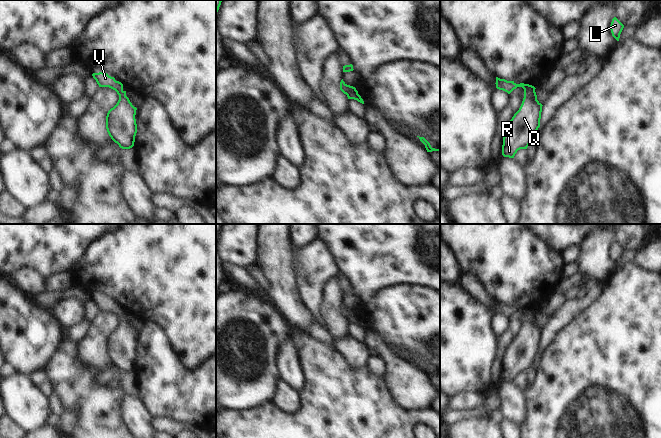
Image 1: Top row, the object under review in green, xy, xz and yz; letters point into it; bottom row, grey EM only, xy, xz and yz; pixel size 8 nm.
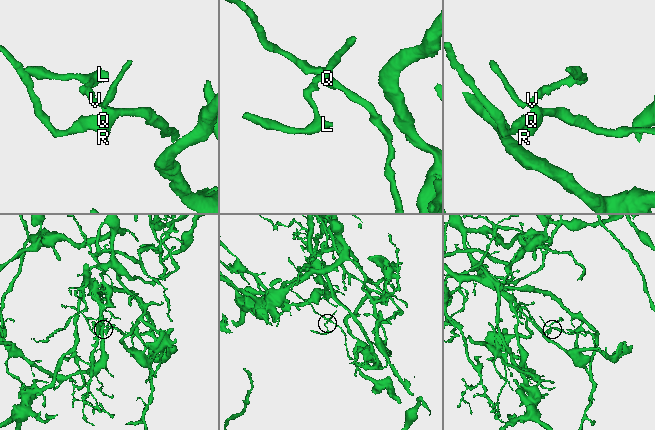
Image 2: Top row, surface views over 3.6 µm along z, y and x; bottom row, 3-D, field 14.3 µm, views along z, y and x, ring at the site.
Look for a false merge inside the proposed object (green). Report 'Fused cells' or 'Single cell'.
Single cell.

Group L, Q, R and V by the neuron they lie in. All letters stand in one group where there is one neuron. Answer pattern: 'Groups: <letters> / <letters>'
Groups: L Q R V.

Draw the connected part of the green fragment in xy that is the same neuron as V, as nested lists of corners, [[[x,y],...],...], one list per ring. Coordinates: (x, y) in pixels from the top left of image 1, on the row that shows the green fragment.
[[[93,73],[99,87],[109,87],[117,92],[119,100],[111,108],[106,116],[106,129],[111,139],[122,149],[130,149],[134,146],[135,136],[137,133],[136,110],[126,91],[123,90],[123,84],[116,81],[114,77],[107,73]]]

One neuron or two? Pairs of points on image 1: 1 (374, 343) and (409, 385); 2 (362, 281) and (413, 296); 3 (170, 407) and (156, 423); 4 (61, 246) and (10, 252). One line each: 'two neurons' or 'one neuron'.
1: one neuron
2: two neurons
3: two neurons
4: one neuron

